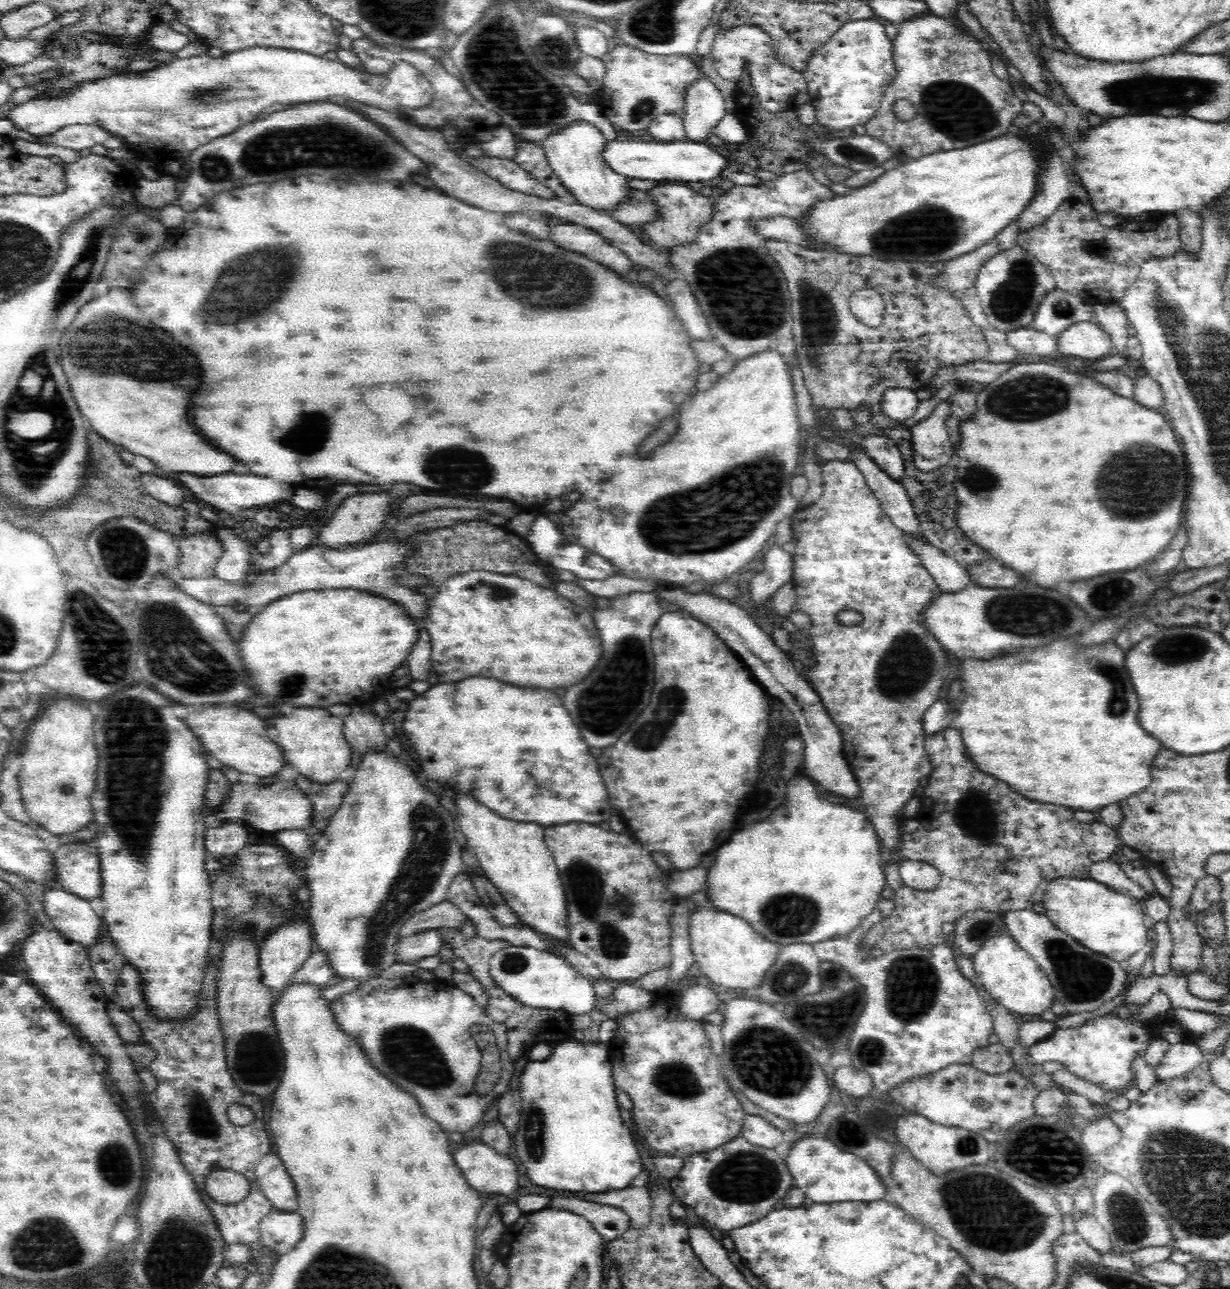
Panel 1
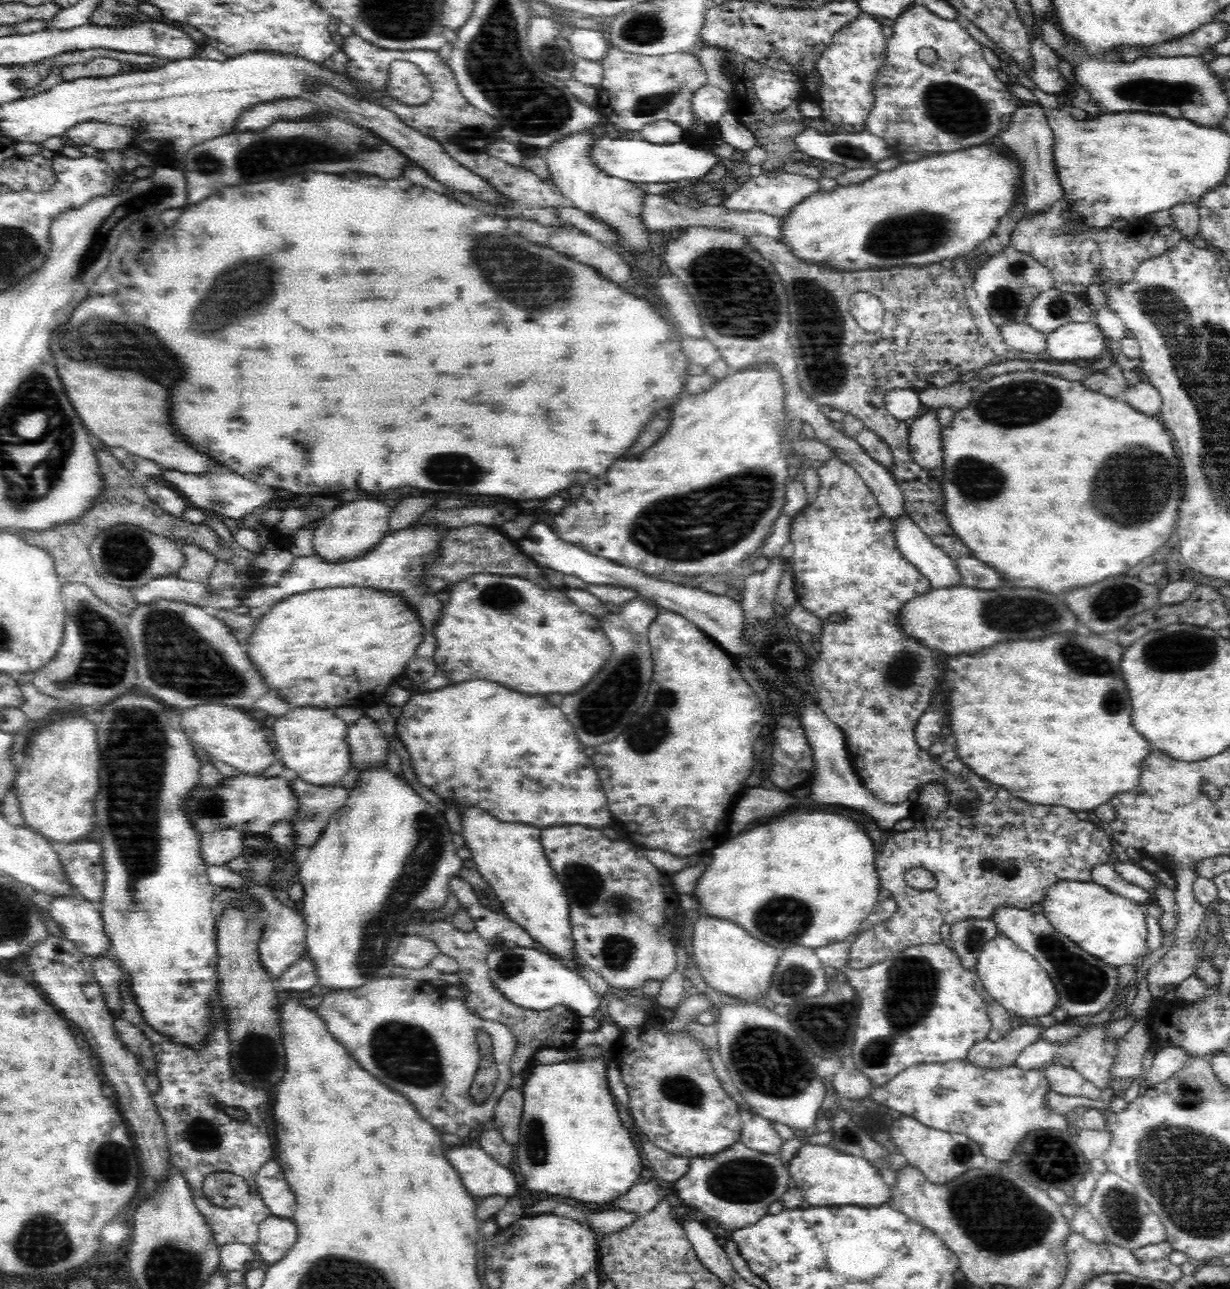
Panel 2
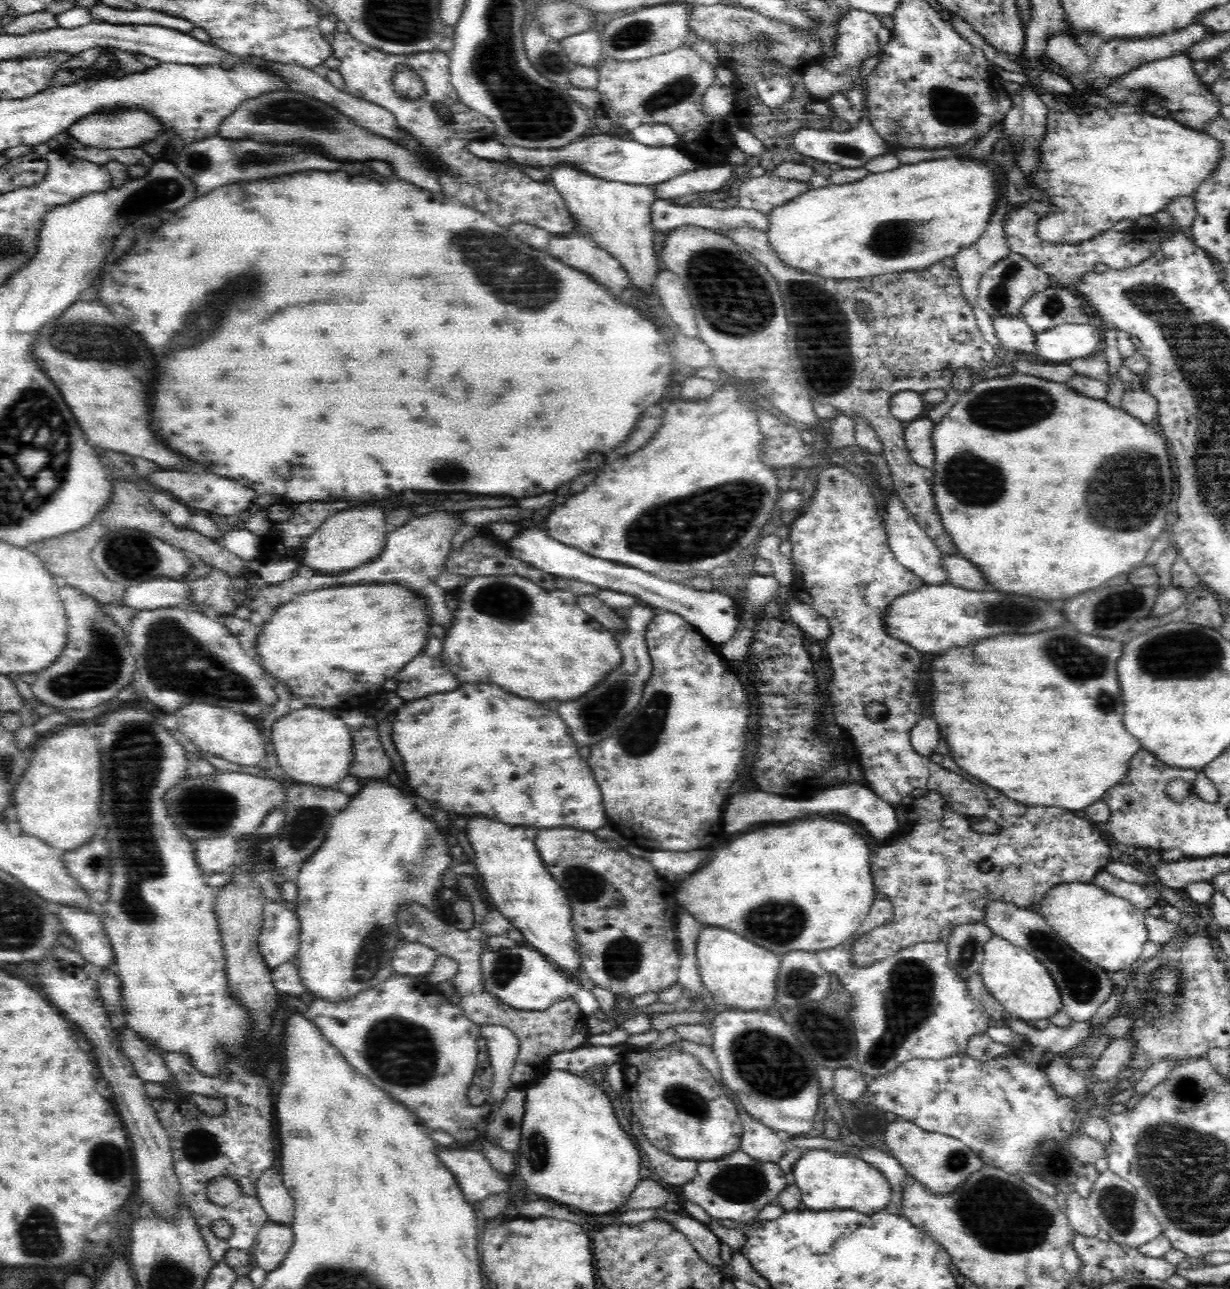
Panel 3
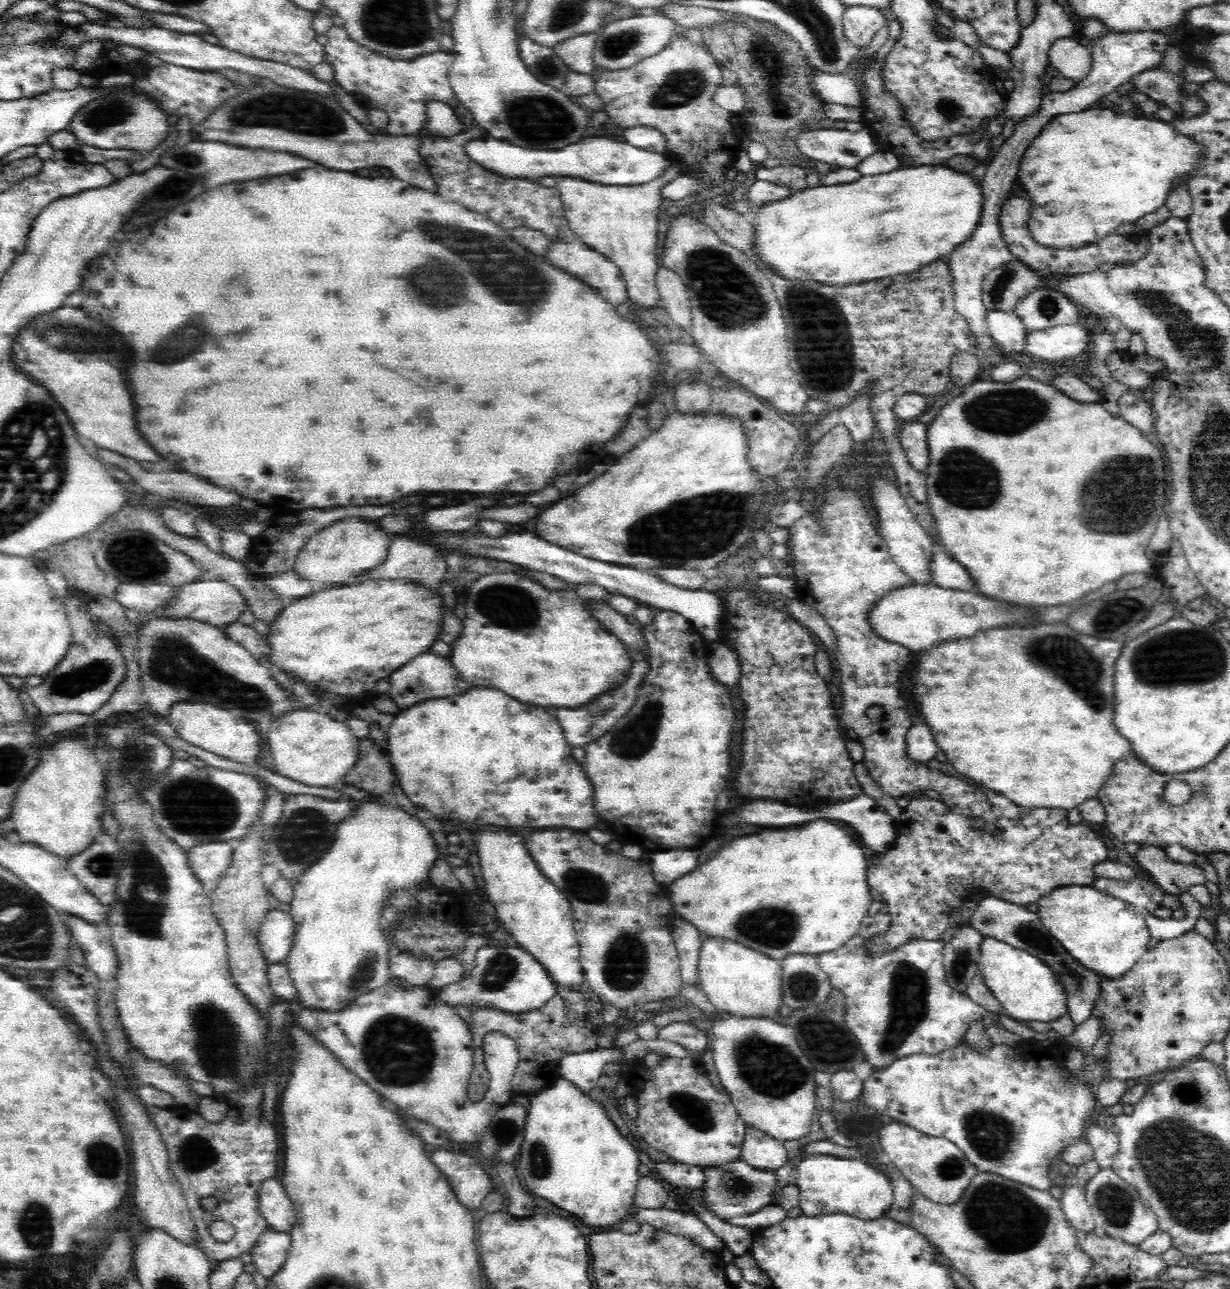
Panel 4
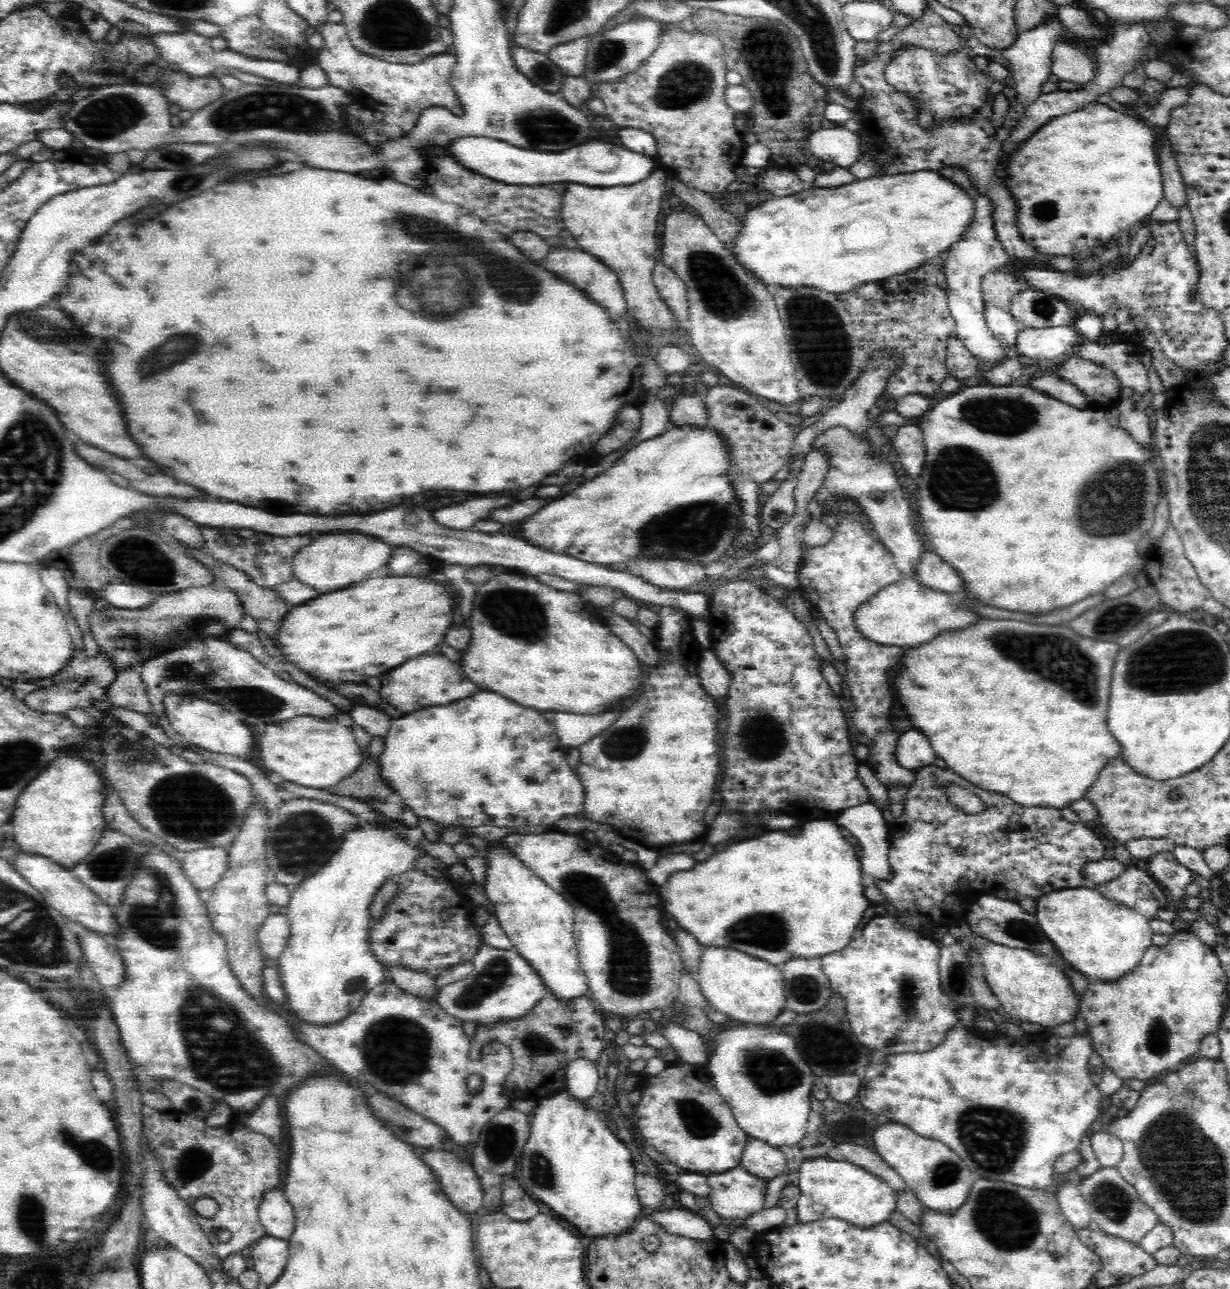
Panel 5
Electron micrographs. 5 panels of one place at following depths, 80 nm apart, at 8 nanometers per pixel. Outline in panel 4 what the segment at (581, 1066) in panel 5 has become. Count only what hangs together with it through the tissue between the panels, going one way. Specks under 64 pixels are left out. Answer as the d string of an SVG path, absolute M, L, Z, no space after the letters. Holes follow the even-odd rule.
M618 1046L567 1054L559 1062L559 1071L561 1076L574 1083L580 1092L590 1093L592 1088L596 1088L604 1066L610 1062L618 1062L623 1055L623 1047Z

